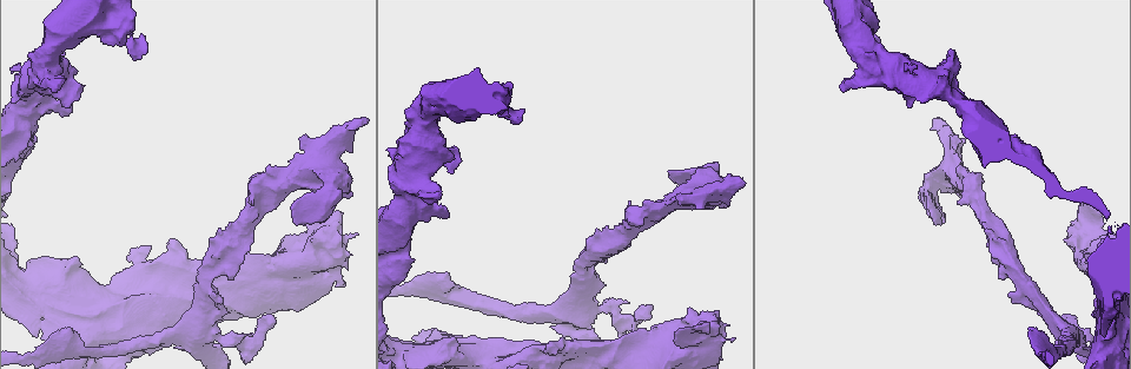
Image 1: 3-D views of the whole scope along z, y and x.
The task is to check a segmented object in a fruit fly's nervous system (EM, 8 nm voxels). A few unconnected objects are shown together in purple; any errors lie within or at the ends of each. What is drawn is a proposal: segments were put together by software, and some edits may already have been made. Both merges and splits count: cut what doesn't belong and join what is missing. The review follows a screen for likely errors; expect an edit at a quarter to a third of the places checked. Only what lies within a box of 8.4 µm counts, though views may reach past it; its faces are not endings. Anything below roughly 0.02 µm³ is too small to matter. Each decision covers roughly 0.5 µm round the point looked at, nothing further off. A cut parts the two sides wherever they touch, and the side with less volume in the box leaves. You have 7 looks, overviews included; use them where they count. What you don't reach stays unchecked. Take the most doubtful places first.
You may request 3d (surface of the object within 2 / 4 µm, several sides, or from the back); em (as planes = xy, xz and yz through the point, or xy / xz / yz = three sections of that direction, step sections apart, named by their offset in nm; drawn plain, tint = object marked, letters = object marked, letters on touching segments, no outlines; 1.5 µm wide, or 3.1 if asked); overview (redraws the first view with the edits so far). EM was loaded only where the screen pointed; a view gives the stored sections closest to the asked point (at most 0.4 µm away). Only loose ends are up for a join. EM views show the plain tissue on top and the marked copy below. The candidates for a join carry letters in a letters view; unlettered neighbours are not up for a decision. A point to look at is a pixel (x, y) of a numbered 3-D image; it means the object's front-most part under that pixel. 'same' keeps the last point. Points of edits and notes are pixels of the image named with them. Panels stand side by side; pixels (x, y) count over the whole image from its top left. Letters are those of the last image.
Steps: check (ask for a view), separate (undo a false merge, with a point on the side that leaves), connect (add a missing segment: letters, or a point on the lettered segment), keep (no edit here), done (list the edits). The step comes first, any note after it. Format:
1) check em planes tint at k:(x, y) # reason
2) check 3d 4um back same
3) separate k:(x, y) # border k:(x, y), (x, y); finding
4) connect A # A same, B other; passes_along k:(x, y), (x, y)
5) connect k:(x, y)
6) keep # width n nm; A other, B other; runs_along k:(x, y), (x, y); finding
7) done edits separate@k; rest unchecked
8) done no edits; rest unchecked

check 3d 4um at 1:(352, 194) # free end

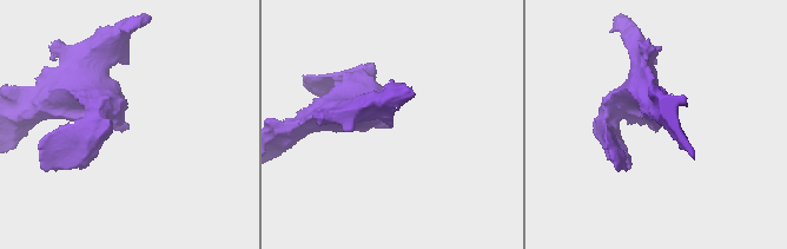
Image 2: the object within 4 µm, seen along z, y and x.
check em yz step 4 letters at 2:(128, 125) # shape alone is not enough

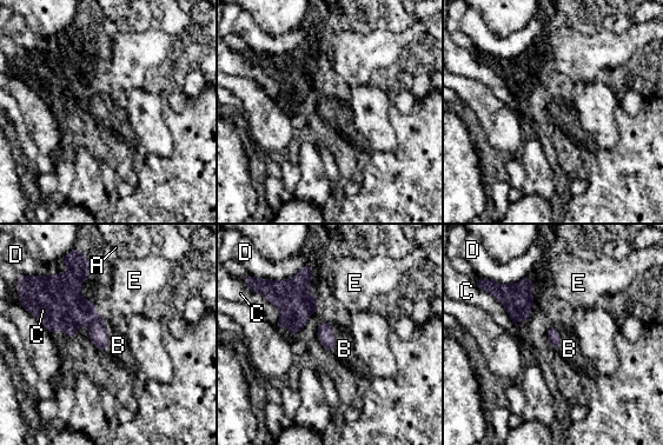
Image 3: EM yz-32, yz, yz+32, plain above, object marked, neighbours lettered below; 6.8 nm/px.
connect B # A other, B same, C other, D other, E other; passes_along 3:(80, 311), (107, 336), (118, 345); the neuron continues

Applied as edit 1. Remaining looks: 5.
check overview # redraw

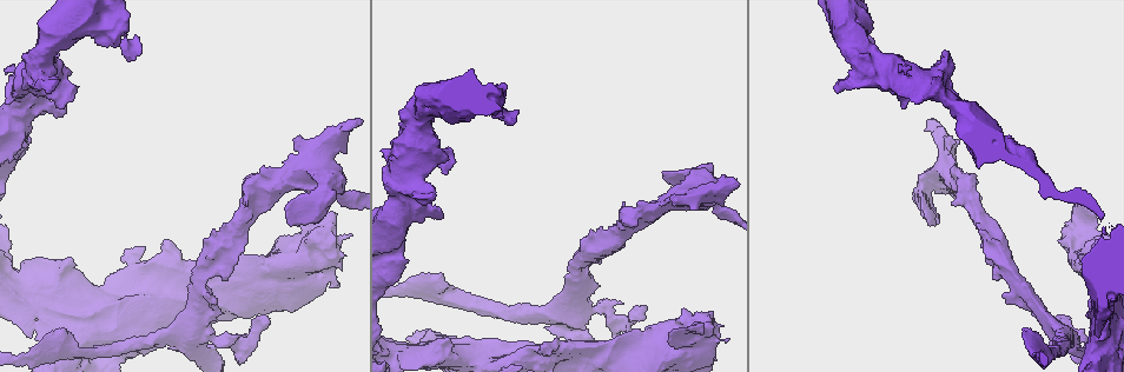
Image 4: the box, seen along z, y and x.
check em planes letters at 4:(1103, 334) # thick turns thin

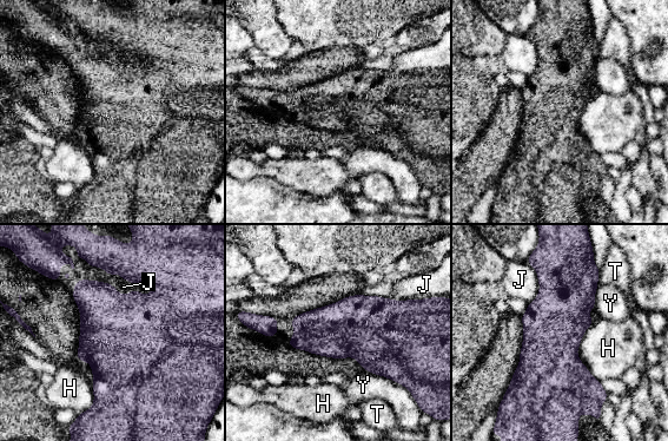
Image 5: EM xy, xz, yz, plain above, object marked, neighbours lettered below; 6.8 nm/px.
keep # H other, J other, T other, Y other; border 5:(593, 321), (577, 357), (600, 382); continuous, no second neuron

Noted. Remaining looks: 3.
check 3d 2um at 4:(641, 306)

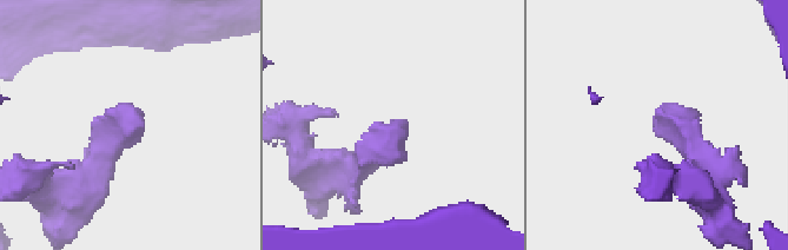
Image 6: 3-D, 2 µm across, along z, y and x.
check em planes tint at 6:(136, 112)

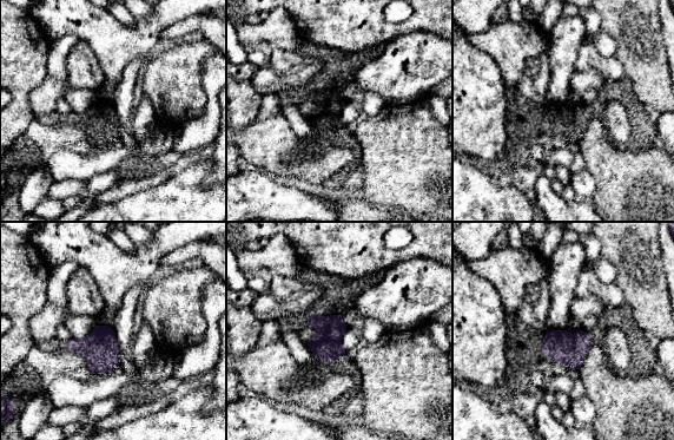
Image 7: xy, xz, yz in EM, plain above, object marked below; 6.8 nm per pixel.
check em planes letters same

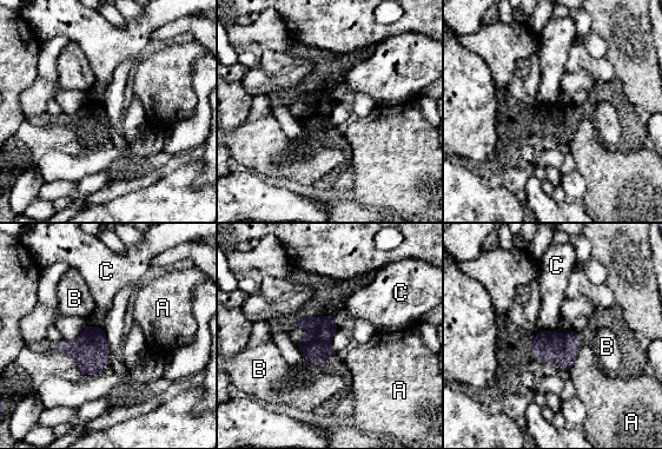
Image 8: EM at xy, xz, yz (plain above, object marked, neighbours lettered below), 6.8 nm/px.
keep # A other, B other, C other; border 8:(540, 329), (554, 330); none of them fits

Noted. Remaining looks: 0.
done edits connect@3; rest unchecked

